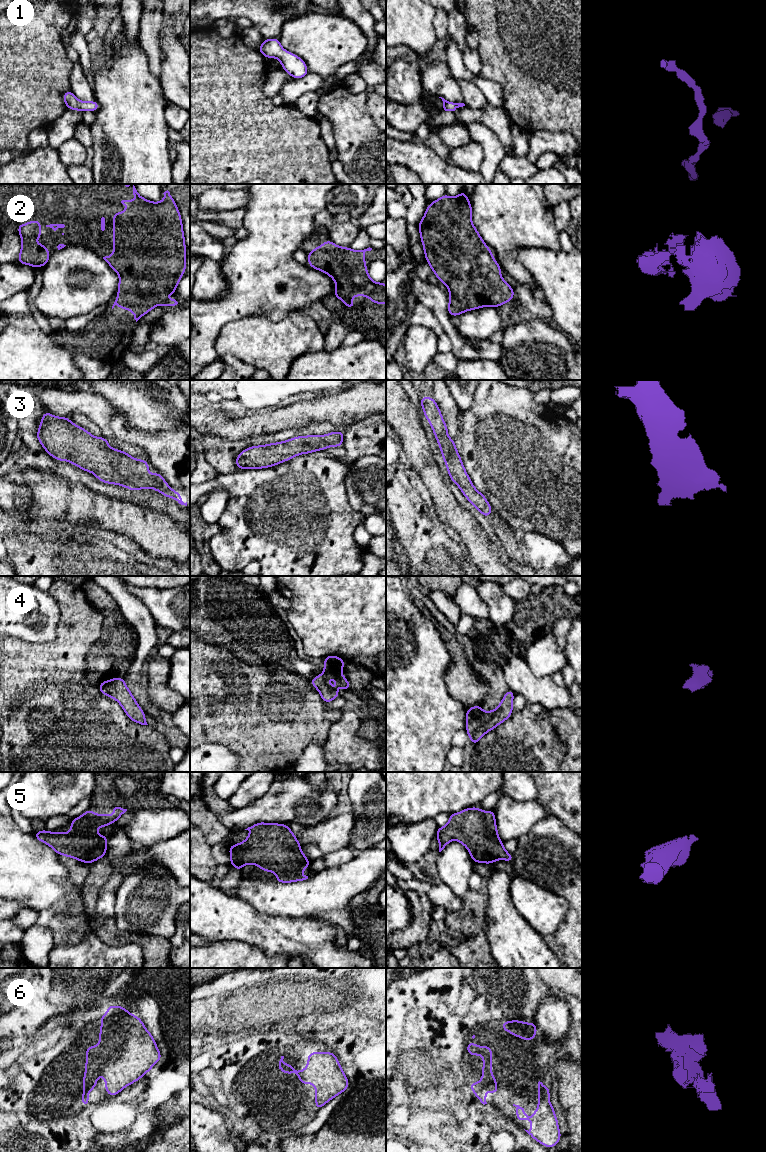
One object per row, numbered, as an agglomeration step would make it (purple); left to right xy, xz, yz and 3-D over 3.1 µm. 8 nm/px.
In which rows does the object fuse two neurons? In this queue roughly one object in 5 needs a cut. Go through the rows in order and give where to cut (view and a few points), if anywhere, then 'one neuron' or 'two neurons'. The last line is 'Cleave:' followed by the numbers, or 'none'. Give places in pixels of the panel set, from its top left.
1: no cut | one neuron
2: no cut | one neuron
3: no cut | one neuron
4: no cut | one neuron
5: no cut | one neuron
6: no cut | one neuron
Cleave: none

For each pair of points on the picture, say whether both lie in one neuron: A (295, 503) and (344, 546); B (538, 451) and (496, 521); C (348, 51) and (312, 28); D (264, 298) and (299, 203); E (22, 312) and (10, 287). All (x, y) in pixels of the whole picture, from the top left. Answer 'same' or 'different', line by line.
A: same
B: different
C: same
D: same
E: different

